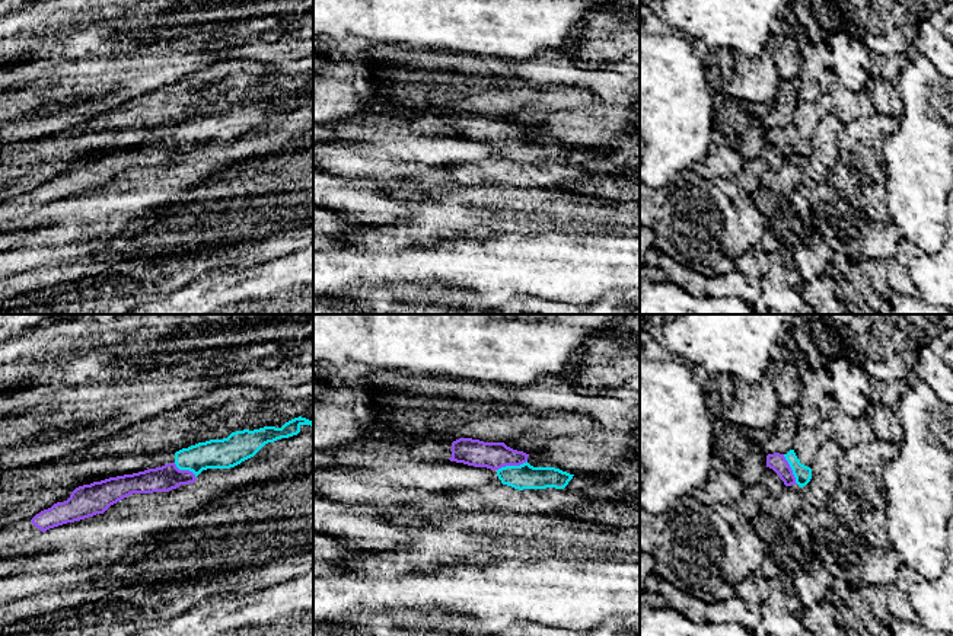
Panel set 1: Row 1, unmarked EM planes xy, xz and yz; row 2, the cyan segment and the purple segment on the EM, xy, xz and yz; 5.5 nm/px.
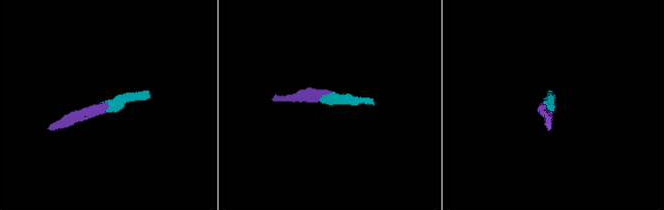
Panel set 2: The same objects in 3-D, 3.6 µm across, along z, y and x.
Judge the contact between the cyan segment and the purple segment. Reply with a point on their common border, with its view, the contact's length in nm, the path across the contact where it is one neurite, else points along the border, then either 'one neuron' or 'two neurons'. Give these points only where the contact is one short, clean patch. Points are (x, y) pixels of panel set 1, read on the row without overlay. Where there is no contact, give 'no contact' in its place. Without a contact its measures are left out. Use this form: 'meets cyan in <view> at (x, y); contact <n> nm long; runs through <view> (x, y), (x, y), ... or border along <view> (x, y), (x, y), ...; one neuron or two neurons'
meets cyan in xz at (512, 140); contact 180 nm long; runs through xz (525, 150), (512, 140), (494, 130); one neuron

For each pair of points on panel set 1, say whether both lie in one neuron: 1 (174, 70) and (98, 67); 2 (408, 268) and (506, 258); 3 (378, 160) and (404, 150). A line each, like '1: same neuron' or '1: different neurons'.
1: same neuron
2: same neuron
3: same neuron

